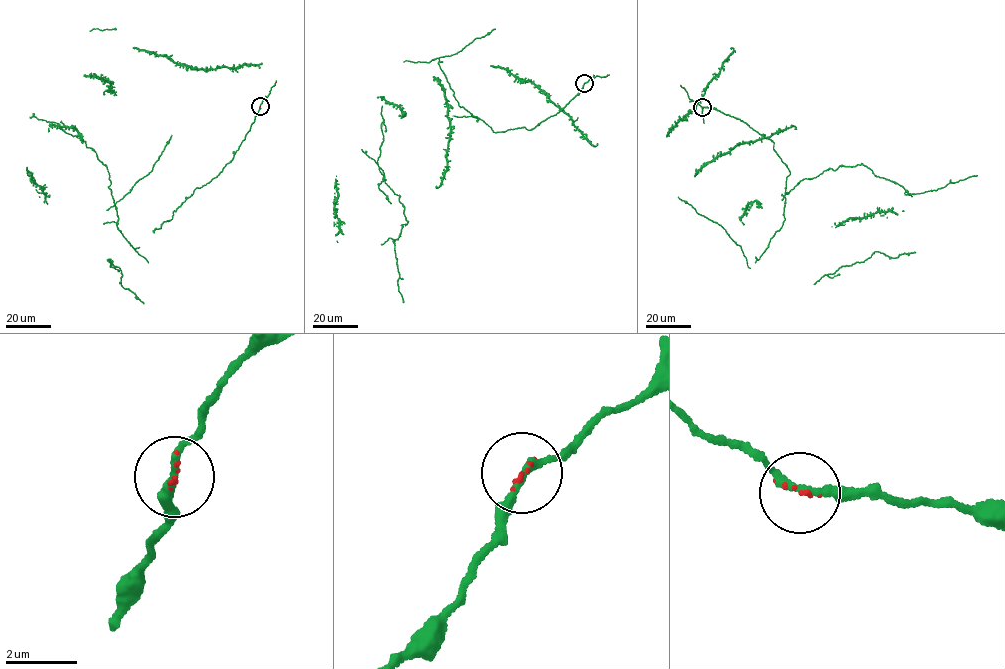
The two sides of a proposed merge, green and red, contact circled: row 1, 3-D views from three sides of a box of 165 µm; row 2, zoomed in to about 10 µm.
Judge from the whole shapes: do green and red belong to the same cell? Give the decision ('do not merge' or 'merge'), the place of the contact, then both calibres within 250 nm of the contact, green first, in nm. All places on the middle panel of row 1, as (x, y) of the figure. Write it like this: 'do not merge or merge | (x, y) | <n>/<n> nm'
merge | (584, 83) | 200/70 nm

